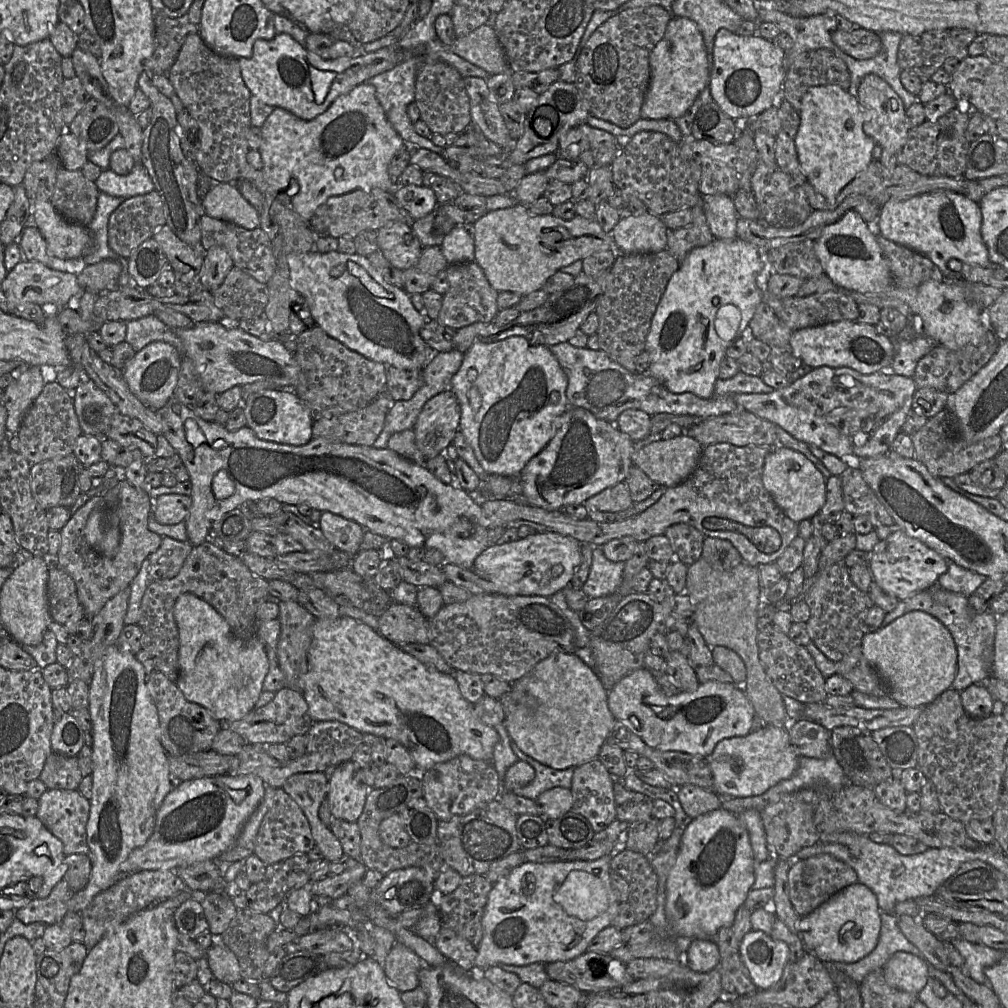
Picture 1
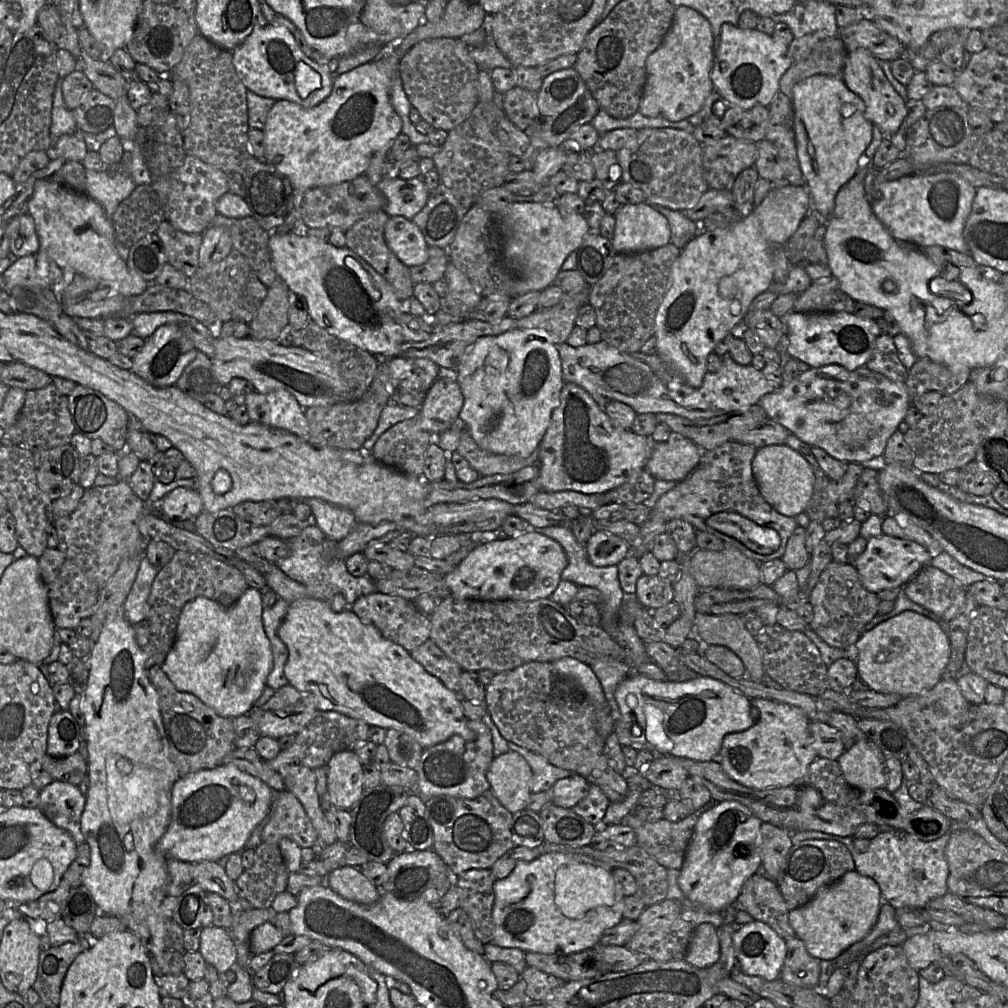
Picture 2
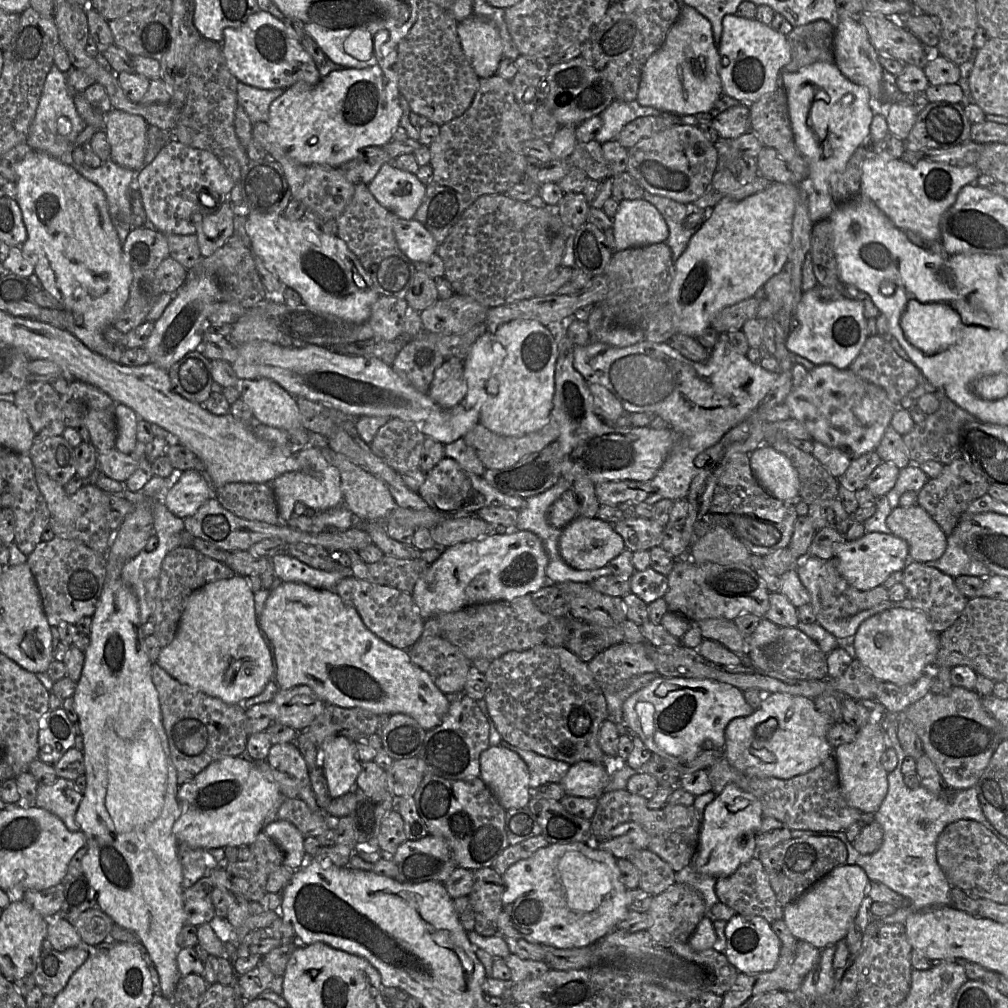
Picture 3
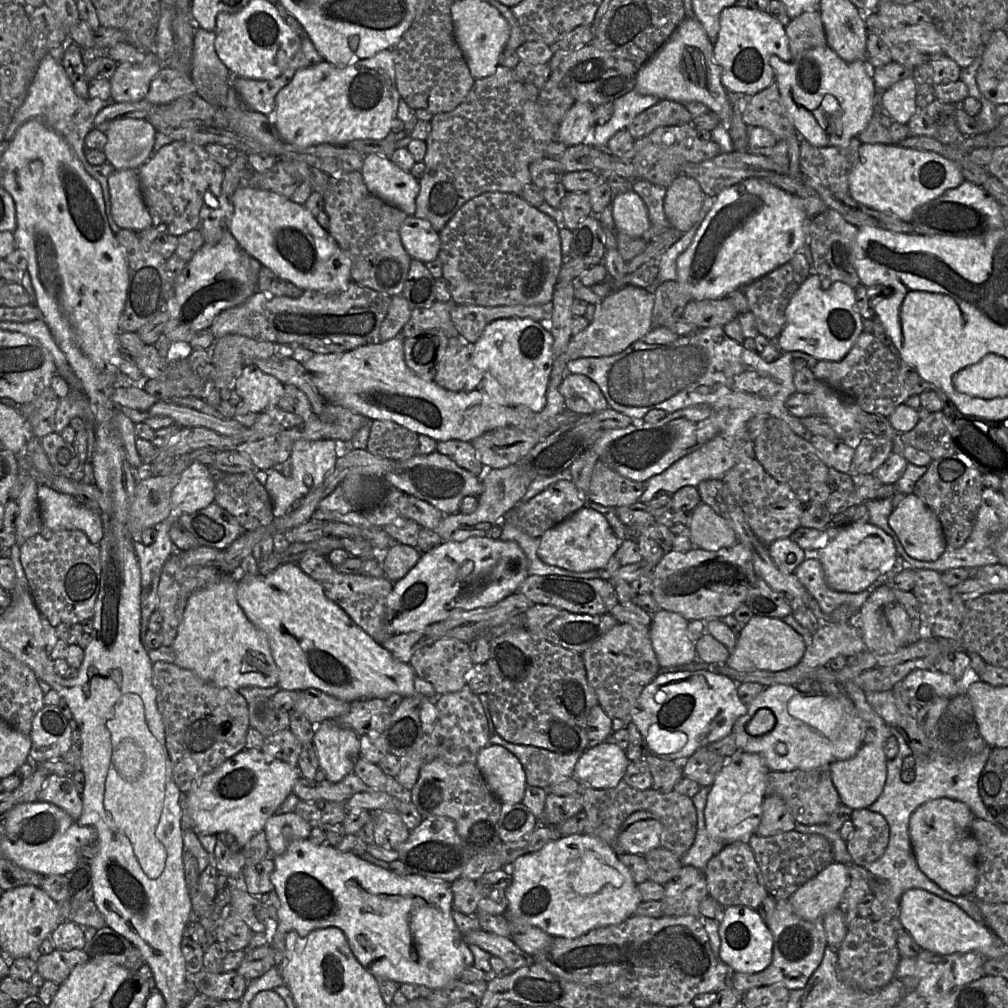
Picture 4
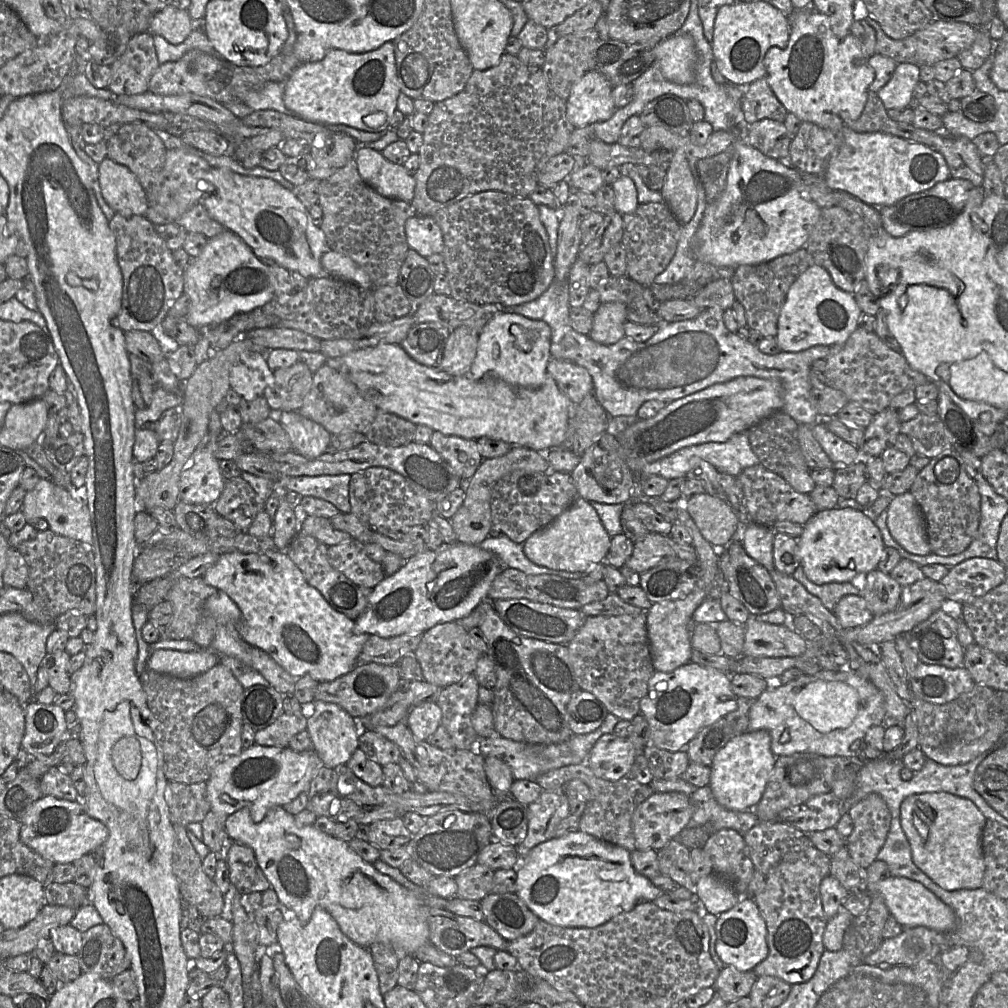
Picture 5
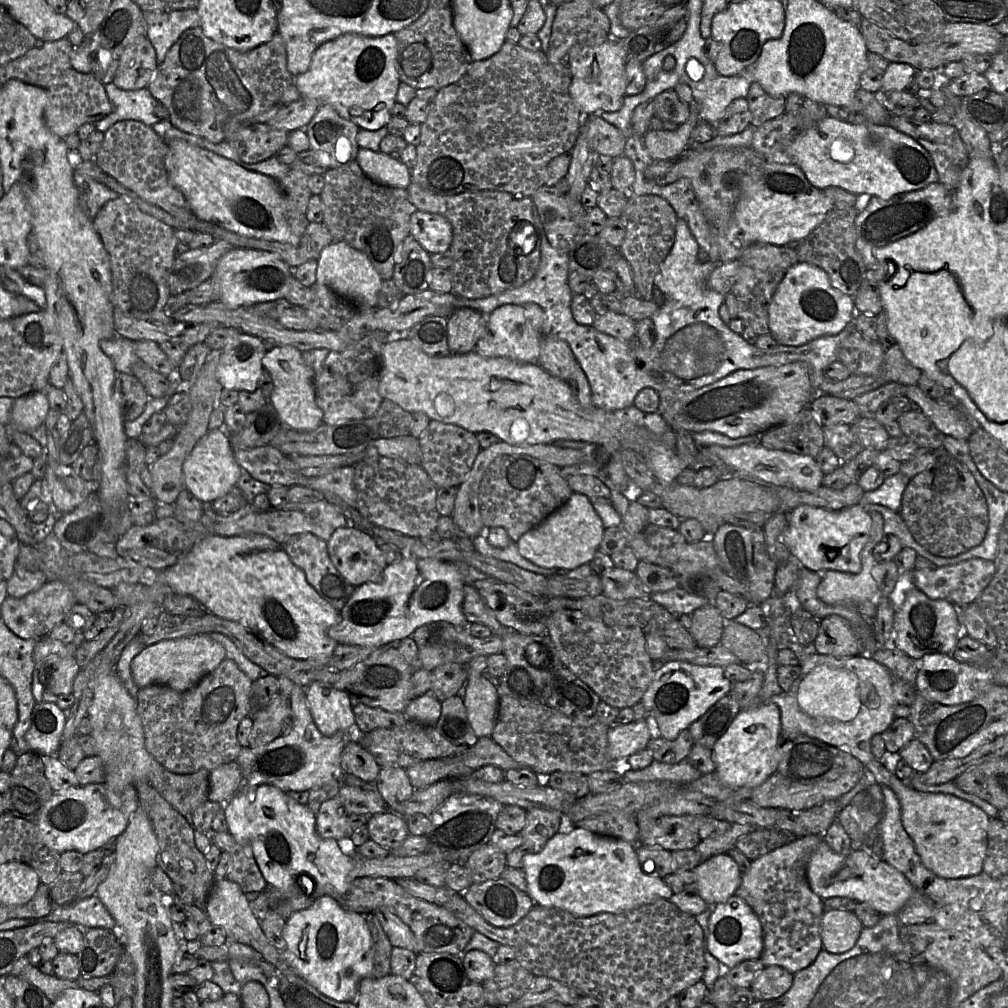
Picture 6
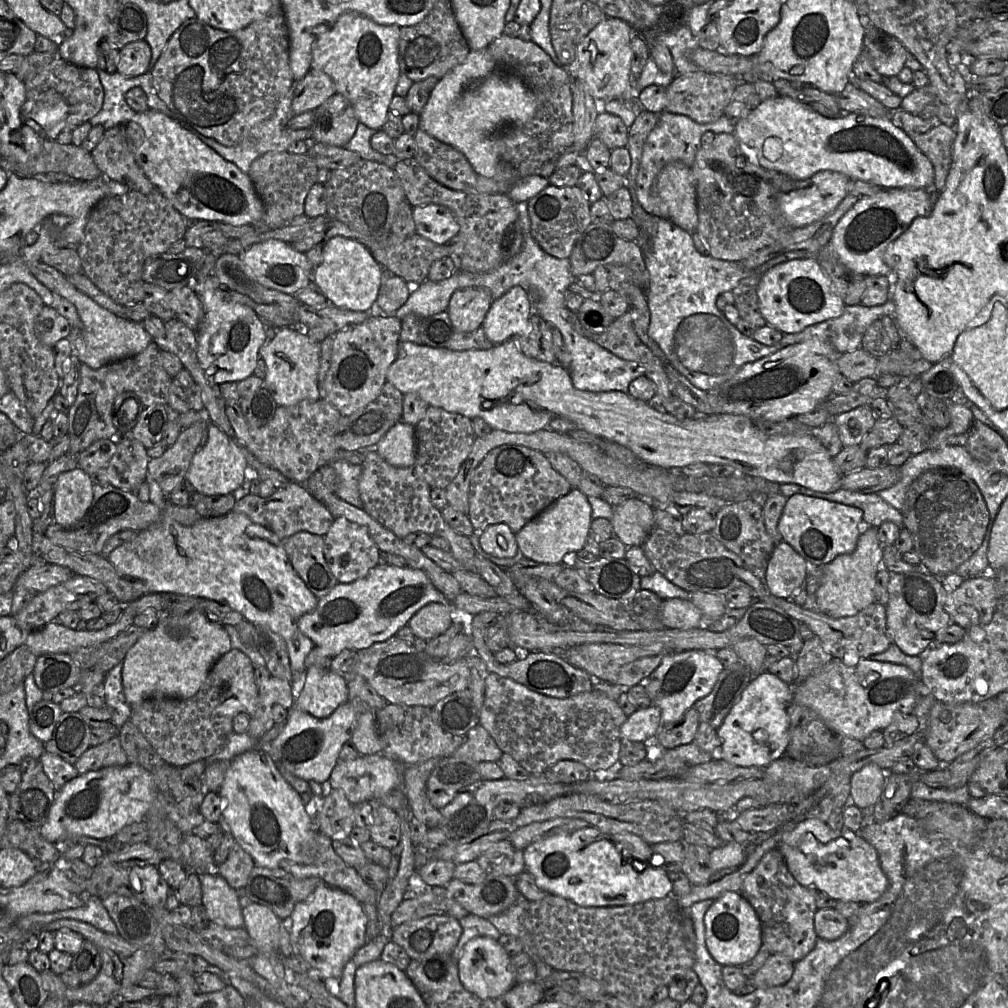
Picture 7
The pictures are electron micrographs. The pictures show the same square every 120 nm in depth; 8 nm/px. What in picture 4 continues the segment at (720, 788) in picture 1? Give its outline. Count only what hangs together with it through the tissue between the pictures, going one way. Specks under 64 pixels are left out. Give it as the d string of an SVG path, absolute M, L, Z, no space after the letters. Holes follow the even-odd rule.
M777 684L765 687L748 704L747 712L740 716L732 727L738 751L759 754L769 771L789 772L794 770L809 770L835 761L852 758L862 746L862 738L868 724L864 721L847 695L827 696L822 693L804 693L795 686ZM760 709L770 710L776 719L774 728L761 736L751 736L746 731L748 722Z

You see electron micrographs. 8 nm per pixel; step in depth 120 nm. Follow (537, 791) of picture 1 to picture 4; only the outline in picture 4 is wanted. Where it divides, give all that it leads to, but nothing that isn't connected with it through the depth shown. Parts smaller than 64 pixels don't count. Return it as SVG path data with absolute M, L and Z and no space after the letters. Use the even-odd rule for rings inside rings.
M492 734L490 745L506 748L514 754L524 769L528 786L549 788L553 783L573 777L577 761L583 752L559 754L535 746L513 744Z

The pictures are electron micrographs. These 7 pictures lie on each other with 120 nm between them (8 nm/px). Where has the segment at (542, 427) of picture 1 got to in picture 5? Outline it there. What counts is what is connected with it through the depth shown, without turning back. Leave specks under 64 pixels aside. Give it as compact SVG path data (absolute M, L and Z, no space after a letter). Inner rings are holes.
M497 312L478 334L476 356L466 376L474 380L495 376L513 386L539 388L552 358L550 348L551 329L545 322L514 312Z

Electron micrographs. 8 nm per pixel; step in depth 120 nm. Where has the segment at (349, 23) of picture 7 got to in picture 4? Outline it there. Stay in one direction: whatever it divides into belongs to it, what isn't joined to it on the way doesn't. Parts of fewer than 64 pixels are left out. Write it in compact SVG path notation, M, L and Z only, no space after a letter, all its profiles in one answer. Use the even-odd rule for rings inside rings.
M385 49L371 58L358 60L344 67L327 61L301 68L290 83L275 98L274 125L281 138L300 147L321 143L344 145L357 139L382 140L391 131L391 123L397 117L401 96L396 87L392 49Z

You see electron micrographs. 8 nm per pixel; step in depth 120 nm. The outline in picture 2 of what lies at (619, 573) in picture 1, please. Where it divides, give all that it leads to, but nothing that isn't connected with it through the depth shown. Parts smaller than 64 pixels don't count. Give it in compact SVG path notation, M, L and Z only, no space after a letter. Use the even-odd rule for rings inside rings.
M547 526L542 528L532 528L539 531L545 536L557 541L564 549L568 563L561 574L561 580L567 580L575 583L579 586L590 586L598 589L602 594L602 602L599 605L602 611L602 618L605 621L613 621L617 617L620 611L622 600L624 597L624 591L621 588L618 578L618 566L606 566L597 567L590 563L588 560L587 552L582 547L574 536L574 533L570 527L566 526Z

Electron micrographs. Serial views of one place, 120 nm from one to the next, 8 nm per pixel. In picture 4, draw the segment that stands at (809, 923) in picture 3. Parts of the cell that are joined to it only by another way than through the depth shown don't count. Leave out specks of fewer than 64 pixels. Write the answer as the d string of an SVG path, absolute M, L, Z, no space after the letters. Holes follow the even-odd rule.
M832 862L799 887L788 900L794 912L802 919L823 920L830 911L839 908L849 884L848 866Z

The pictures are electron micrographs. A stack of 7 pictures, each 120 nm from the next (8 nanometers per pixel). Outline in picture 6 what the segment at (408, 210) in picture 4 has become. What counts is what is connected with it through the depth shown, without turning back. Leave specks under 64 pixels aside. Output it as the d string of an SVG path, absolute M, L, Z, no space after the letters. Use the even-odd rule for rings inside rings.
M359 148L356 161L366 175L380 184L407 189L412 182L412 172L401 159L381 151Z

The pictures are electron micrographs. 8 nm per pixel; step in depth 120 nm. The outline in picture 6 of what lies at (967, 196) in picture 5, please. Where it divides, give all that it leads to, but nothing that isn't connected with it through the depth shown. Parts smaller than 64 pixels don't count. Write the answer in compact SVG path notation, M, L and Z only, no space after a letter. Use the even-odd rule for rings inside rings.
M935 182L921 190L900 193L887 200L872 196L855 221L856 246L867 268L875 265L874 249L913 234L934 219L947 215L952 209L953 195L953 189Z

